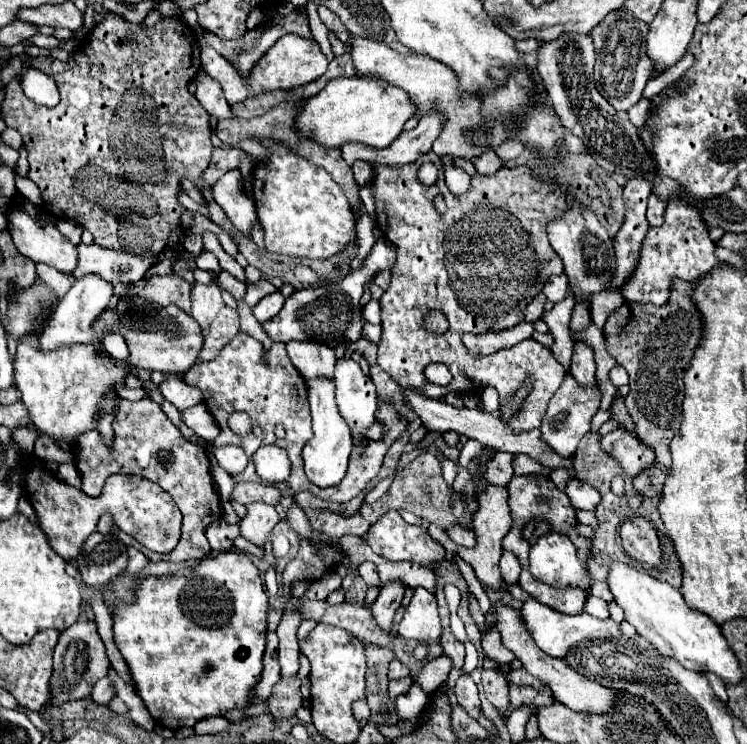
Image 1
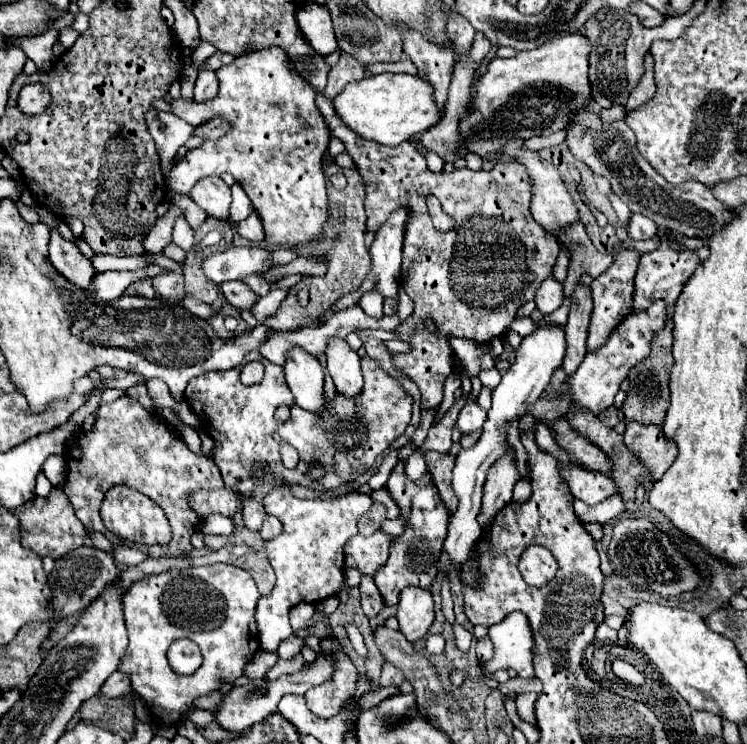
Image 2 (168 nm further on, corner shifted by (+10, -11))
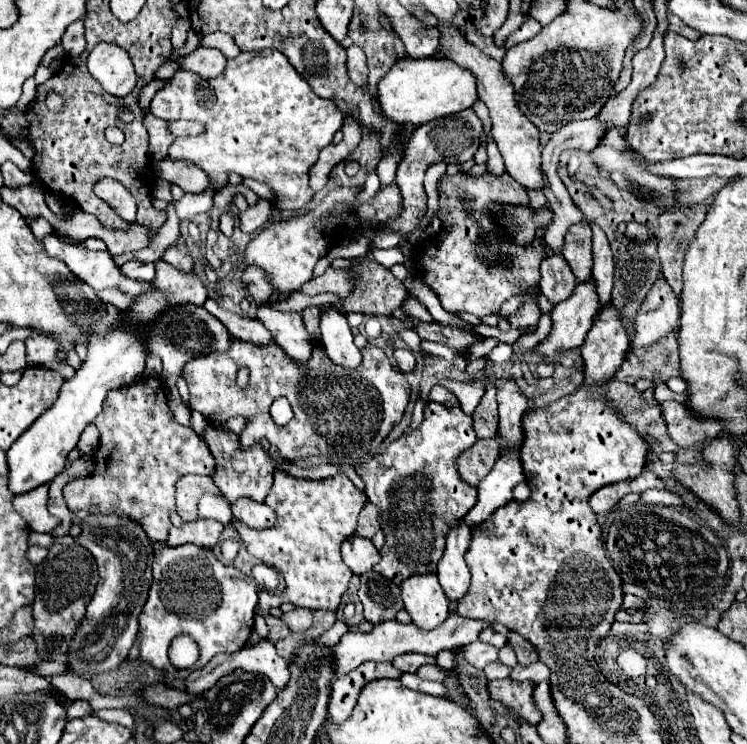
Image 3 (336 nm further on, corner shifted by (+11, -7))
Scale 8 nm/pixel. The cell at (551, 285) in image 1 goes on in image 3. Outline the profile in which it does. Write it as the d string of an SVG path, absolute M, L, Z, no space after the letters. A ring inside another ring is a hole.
M560 254L548 256L540 264L540 274L542 274L540 292L552 304L558 304L558 302L566 300L572 294L572 290L576 288L576 280L574 280L574 276L570 272L570 266L564 260L564 256L560 256Z

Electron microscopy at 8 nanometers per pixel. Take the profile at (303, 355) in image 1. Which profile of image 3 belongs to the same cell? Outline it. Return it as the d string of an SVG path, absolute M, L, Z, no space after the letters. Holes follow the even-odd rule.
M208 298L203 307L212 316L216 316L230 330L230 334L238 340L244 340L244 342L250 342L250 344L256 344L256 346L268 346L268 344L274 342L272 332L268 332L268 328L264 328L264 324L260 324L260 320L252 320L252 318L246 318L246 316L240 316L240 314L226 312L212 298Z

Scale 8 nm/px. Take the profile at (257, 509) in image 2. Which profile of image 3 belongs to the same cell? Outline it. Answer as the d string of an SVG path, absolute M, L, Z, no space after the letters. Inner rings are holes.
M206 426L206 444L210 452L216 458L216 472L212 474L212 480L220 488L222 496L230 502L236 502L238 498L250 498L254 502L264 502L264 496L268 494L274 478L274 468L264 456L262 446L252 446L250 450L240 450L240 444L232 432L222 432L220 428Z

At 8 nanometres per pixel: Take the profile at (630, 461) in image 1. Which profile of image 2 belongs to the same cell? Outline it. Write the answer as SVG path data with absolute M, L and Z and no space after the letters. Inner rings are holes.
M631 420L625 430L625 444L647 466L647 478L657 482L677 456L677 446L663 434L659 424L641 424Z

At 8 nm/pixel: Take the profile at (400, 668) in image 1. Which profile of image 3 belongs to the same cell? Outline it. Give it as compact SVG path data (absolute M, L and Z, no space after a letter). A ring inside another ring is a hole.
M400 654L396 656L396 660L392 660L392 664L400 672L416 672L422 664L436 664L436 658L424 654Z

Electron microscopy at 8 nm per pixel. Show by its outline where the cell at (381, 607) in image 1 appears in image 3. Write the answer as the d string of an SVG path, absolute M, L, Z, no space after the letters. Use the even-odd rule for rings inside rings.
M430 402L424 408L424 420L418 430L406 430L404 436L394 440L382 454L372 456L366 464L356 466L358 476L364 480L366 496L380 510L380 524L386 534L386 542L380 550L382 560L376 564L376 572L384 578L400 584L402 580L416 574L436 574L436 566L444 552L444 538L448 528L452 528L466 512L476 504L476 486L468 486L460 480L456 472L456 458L476 442L476 432L472 428L472 418L460 408L446 408L442 404Z

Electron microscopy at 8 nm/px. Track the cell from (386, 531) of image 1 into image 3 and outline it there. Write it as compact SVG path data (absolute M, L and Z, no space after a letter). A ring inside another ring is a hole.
M352 534L342 544L342 558L346 566L360 576L380 562L380 550L372 544L372 540Z

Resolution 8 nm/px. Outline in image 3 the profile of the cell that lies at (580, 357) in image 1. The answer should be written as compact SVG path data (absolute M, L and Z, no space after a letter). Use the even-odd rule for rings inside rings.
M578 222L568 228L562 256L570 264L578 284L592 278L592 230L588 222Z

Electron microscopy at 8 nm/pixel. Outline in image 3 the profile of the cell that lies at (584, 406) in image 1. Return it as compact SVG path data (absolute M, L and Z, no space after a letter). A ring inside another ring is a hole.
M660 278L644 298L634 320L634 338L626 354L634 354L638 348L656 344L670 332L676 332L680 306L678 296L672 292L668 282Z

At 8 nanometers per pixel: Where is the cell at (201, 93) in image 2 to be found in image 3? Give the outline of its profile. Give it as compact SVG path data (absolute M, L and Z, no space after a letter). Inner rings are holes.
M198 48L194 50L186 62L182 64L184 70L190 70L190 72L196 72L200 78L216 78L224 72L226 68L226 58L220 50L214 50L214 48Z

